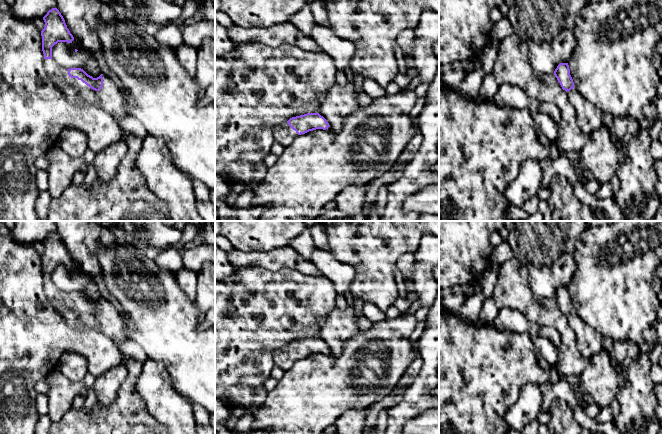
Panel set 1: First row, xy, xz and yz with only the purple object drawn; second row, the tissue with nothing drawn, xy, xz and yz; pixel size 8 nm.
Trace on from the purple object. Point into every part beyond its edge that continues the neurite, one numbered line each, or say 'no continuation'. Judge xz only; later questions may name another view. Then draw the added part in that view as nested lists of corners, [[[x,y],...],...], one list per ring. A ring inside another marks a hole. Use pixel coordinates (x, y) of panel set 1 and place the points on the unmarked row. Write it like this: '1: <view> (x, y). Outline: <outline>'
1: xz (284, 358). Outline: [[[286,346],[274,352],[273,360],[274,360],[275,366],[278,366],[286,371],[292,367],[293,363],[297,361],[298,358]]]

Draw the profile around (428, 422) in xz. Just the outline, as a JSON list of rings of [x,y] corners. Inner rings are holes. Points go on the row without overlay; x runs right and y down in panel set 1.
[[[439,408],[426,411],[407,422],[404,434],[439,434]]]

